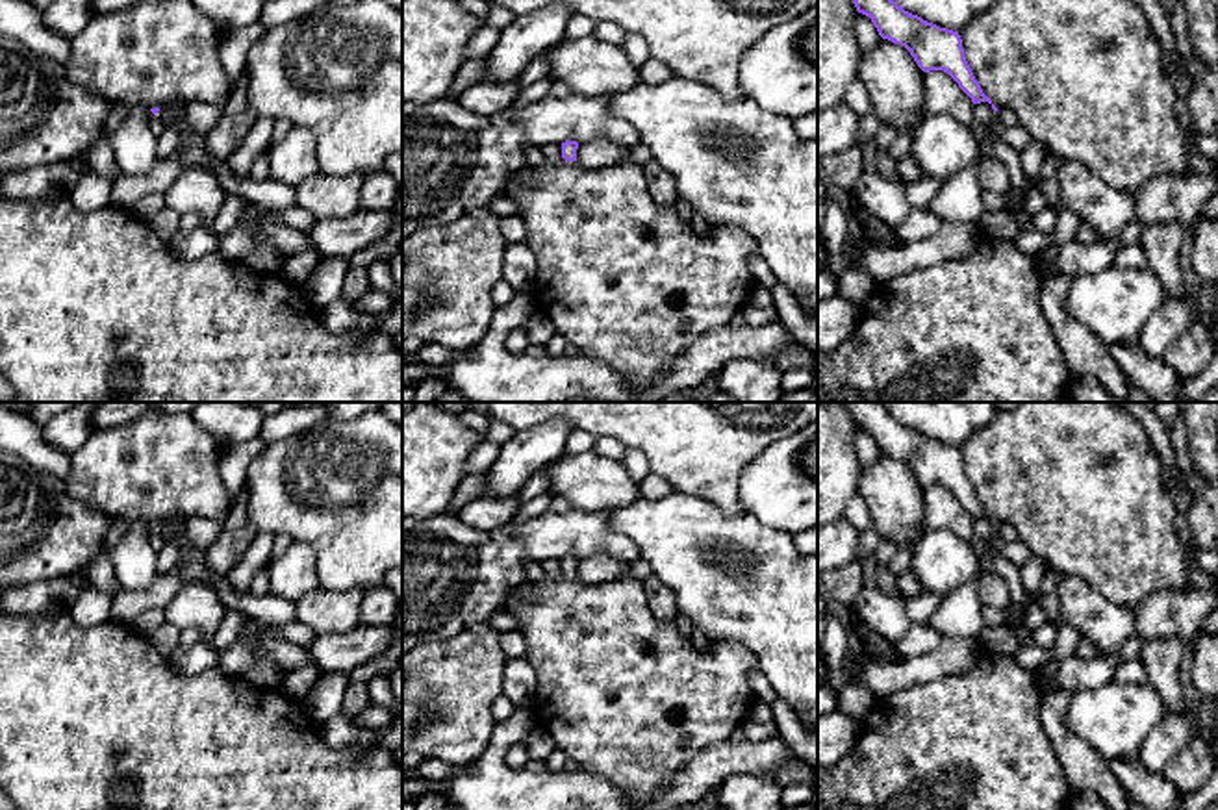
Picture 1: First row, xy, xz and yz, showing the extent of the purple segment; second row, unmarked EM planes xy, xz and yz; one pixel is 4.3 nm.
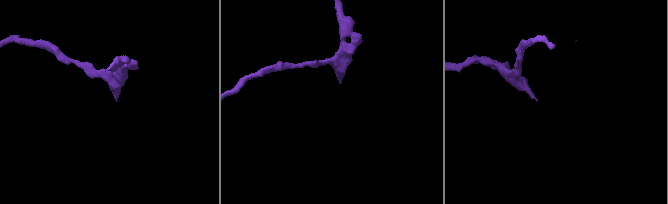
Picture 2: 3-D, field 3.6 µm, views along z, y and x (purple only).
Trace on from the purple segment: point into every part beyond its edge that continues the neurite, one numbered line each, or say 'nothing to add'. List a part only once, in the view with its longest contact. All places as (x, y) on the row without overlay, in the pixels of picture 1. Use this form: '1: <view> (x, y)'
nothing to add

